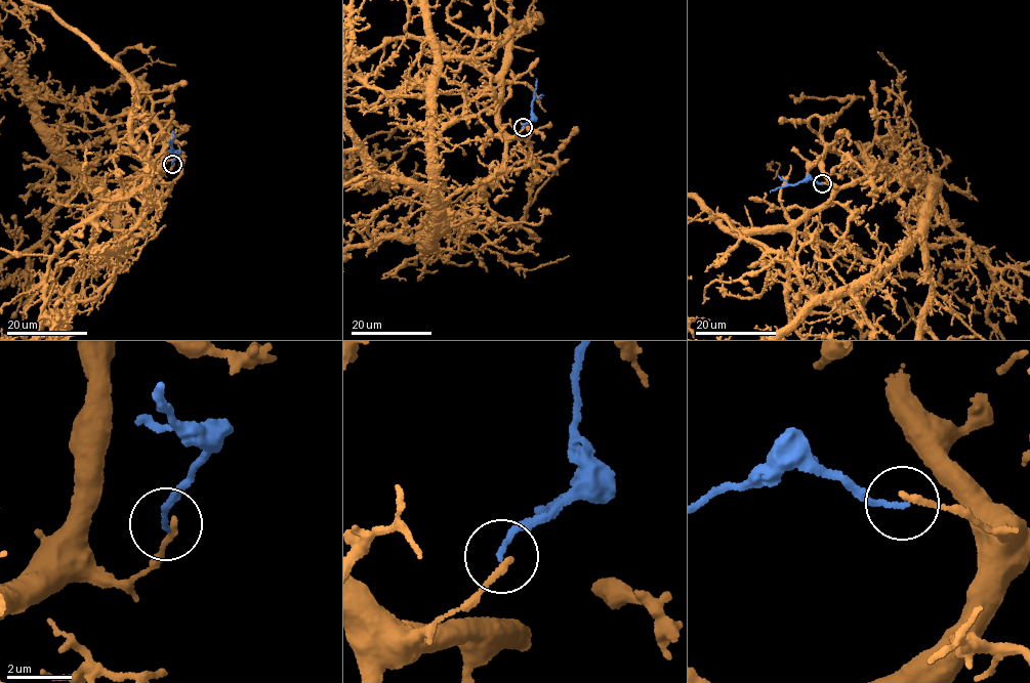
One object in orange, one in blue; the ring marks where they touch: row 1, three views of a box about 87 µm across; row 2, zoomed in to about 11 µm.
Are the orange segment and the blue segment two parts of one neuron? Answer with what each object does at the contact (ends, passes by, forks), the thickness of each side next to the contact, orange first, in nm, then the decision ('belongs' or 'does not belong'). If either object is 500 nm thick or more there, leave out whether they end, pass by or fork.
orange ends there; blue ends there; 190 nm thick on the orange side, 170 nm on the other; does not belong

